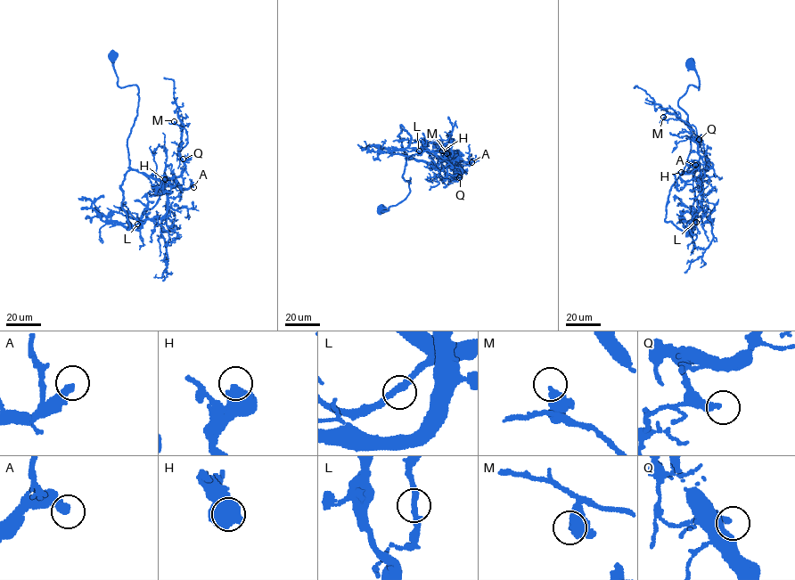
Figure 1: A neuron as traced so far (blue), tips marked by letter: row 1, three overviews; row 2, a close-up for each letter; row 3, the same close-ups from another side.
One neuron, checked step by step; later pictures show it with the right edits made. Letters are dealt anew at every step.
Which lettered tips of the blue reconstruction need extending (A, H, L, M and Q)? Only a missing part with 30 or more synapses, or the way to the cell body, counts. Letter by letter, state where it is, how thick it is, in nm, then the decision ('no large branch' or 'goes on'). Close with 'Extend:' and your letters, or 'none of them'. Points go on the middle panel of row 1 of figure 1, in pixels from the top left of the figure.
A: (471, 162) | 340 nm | goes on
H: (442, 151) | 650 nm | no large branch
L: (419, 151) | 240 nm | no large branch
M: (446, 153) | 480 nm | no large branch
Q: (459, 177) | 320 nm | no large branch
Extend: A

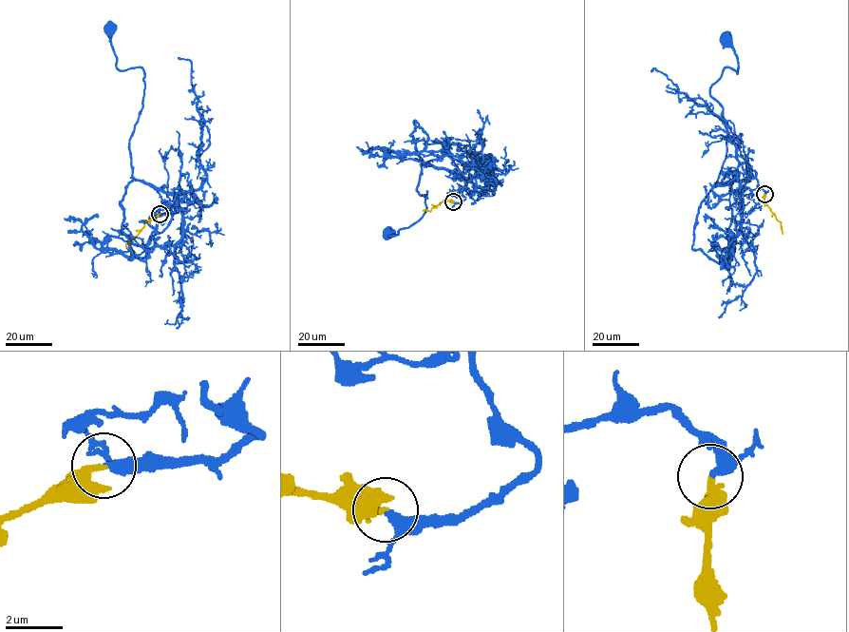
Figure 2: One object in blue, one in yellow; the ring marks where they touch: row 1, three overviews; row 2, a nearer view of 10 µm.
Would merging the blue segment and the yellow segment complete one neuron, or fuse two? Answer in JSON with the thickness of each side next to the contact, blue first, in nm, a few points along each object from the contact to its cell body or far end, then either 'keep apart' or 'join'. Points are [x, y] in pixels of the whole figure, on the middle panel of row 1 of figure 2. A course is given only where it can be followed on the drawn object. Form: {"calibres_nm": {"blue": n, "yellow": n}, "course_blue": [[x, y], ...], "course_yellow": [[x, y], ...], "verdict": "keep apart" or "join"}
{"calibres_nm": {"blue": 240, "yellow": 300}, "course_blue": [[453, 202], [465, 199], [469, 180], [423, 163], [416, 191], [426, 199], [426, 191], [425, 212], [388, 233]], "course_yellow": [[453, 202], [445, 201], [430, 211], [424, 209]], "verdict": "join"}

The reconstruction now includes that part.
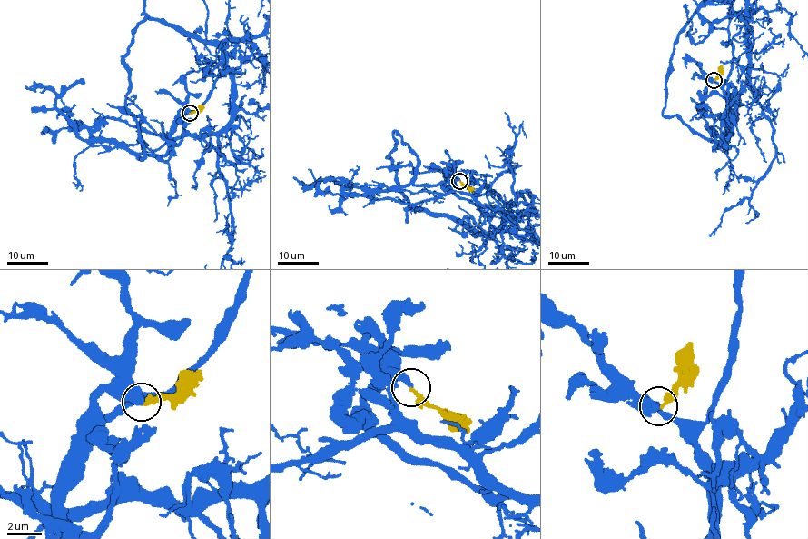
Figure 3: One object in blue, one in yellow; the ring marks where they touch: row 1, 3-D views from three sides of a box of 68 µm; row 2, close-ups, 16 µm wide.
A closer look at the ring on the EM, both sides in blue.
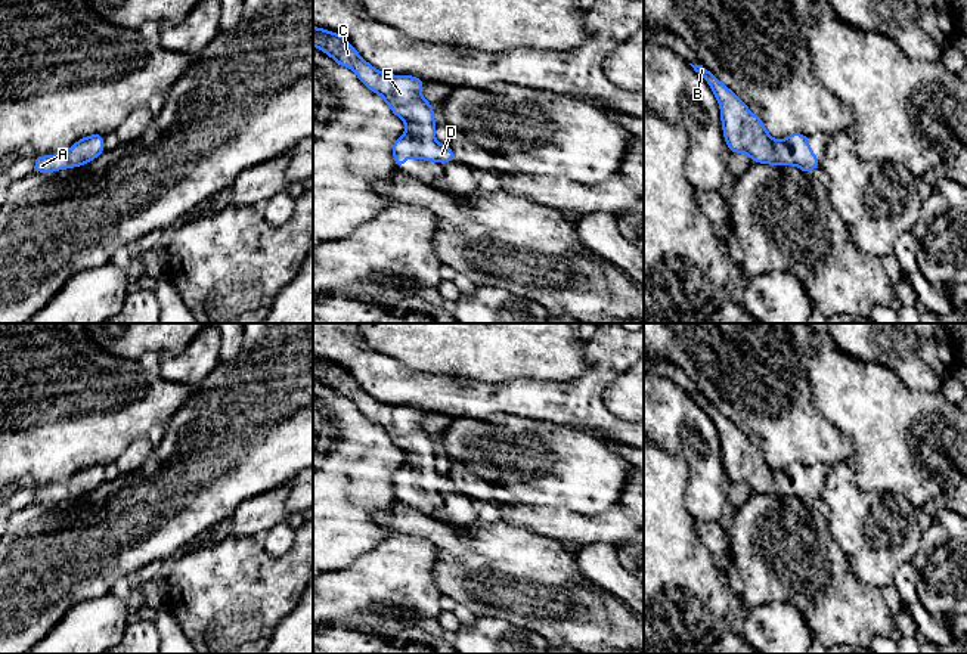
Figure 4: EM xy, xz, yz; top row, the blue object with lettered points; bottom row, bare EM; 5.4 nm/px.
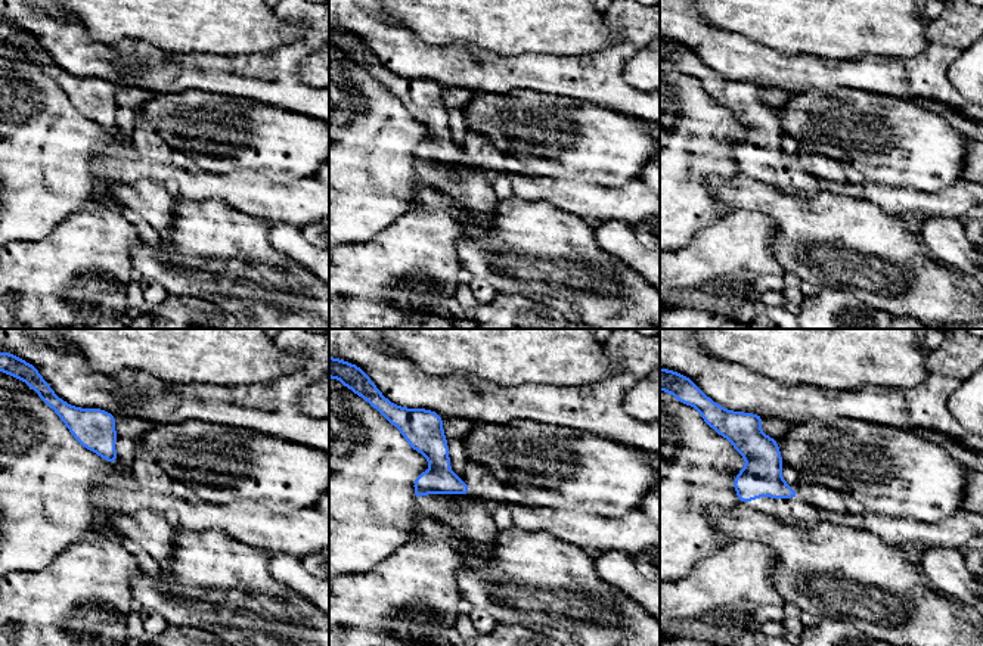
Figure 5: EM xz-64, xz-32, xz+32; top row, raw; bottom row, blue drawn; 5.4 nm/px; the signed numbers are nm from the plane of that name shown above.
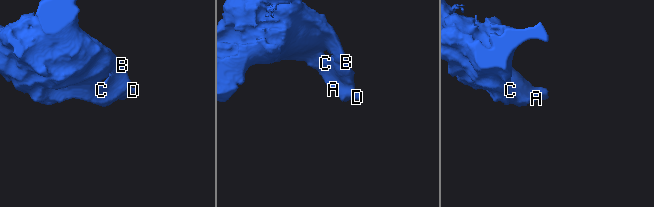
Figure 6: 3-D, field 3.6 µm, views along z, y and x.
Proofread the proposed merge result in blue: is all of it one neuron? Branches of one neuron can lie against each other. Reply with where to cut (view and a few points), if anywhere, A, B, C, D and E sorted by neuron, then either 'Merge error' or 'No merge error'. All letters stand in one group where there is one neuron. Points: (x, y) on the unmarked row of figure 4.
No split. Groups: A B C D E. No merge error

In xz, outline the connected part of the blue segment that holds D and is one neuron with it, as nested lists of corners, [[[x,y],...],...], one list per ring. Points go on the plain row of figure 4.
[[[313,357],[313,376],[329,385],[337,394],[356,403],[359,410],[372,422],[378,424],[394,446],[406,453],[406,461],[391,477],[396,498],[400,499],[407,489],[419,489],[433,493],[453,493],[453,481],[449,475],[440,475],[434,468],[433,436],[422,428],[424,412],[412,406],[391,406],[375,400],[360,388],[357,381],[340,365]]]

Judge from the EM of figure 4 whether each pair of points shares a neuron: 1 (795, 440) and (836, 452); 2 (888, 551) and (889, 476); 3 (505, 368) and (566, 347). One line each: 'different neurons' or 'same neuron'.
1: same neuron
2: different neurons
3: same neuron

